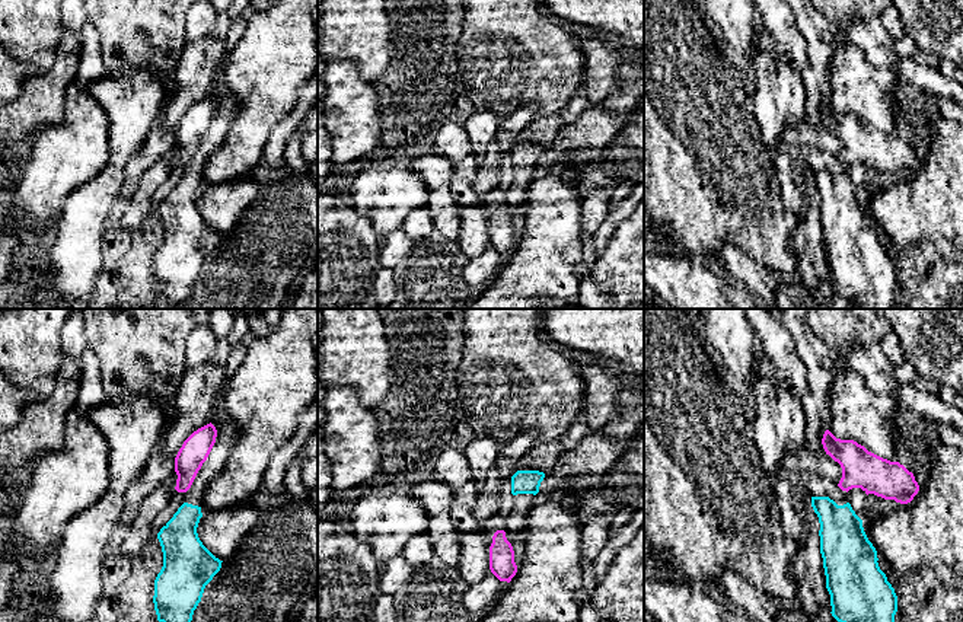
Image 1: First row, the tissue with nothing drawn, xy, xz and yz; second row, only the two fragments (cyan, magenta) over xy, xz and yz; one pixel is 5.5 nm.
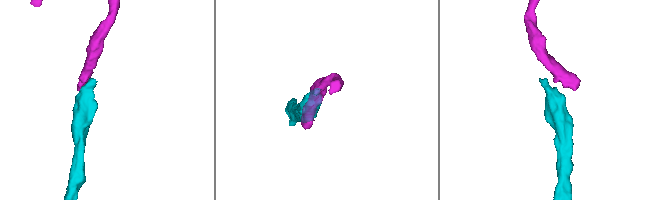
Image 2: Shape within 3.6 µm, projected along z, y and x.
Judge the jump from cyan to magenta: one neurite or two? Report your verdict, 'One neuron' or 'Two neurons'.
Two neurons

